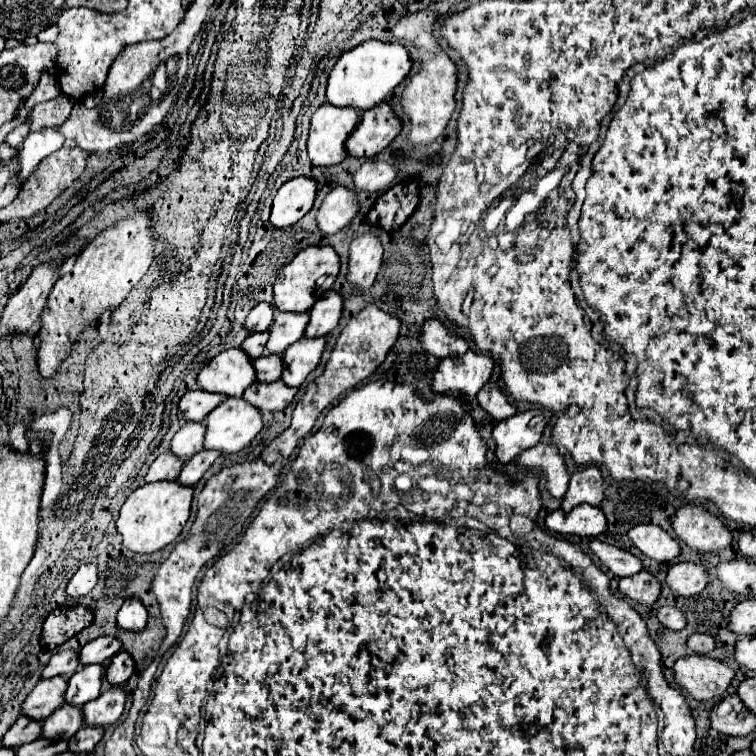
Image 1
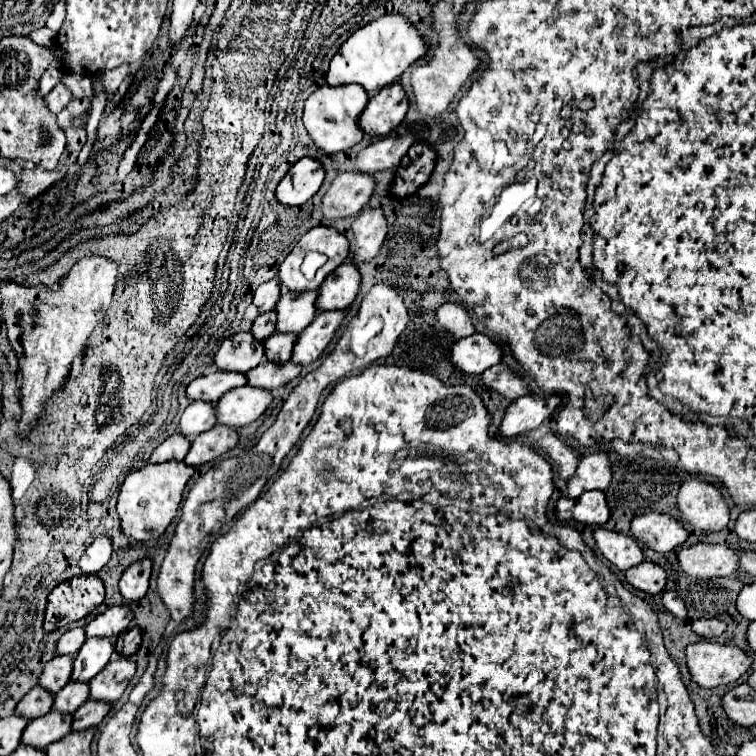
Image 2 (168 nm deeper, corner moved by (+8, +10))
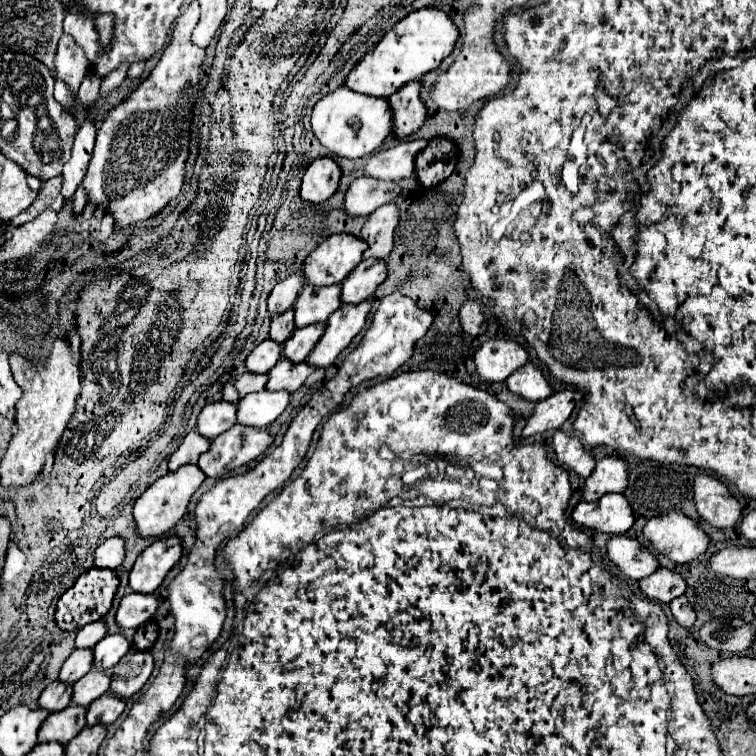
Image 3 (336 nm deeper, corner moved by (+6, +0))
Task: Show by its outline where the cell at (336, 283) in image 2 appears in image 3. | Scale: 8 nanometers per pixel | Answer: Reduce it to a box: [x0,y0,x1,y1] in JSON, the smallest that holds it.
[343,258,387,304]

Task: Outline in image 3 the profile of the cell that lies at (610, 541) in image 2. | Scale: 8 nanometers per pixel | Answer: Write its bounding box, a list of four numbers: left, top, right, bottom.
[607,536,659,580]

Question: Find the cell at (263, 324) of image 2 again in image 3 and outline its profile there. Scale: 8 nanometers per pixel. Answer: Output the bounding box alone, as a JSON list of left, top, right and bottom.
[269,308,295,344]

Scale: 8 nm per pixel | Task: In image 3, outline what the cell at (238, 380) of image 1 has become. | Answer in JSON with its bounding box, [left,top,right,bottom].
[247,340,283,374]

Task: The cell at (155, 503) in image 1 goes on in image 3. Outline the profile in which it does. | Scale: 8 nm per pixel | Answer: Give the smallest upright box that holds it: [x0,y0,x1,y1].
[133,464,205,538]

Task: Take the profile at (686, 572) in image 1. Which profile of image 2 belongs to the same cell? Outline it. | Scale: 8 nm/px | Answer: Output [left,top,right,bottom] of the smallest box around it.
[677,544,737,578]

